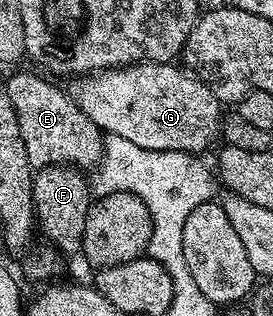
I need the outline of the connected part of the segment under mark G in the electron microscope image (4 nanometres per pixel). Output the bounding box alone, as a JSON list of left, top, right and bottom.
[74,62,222,154]

